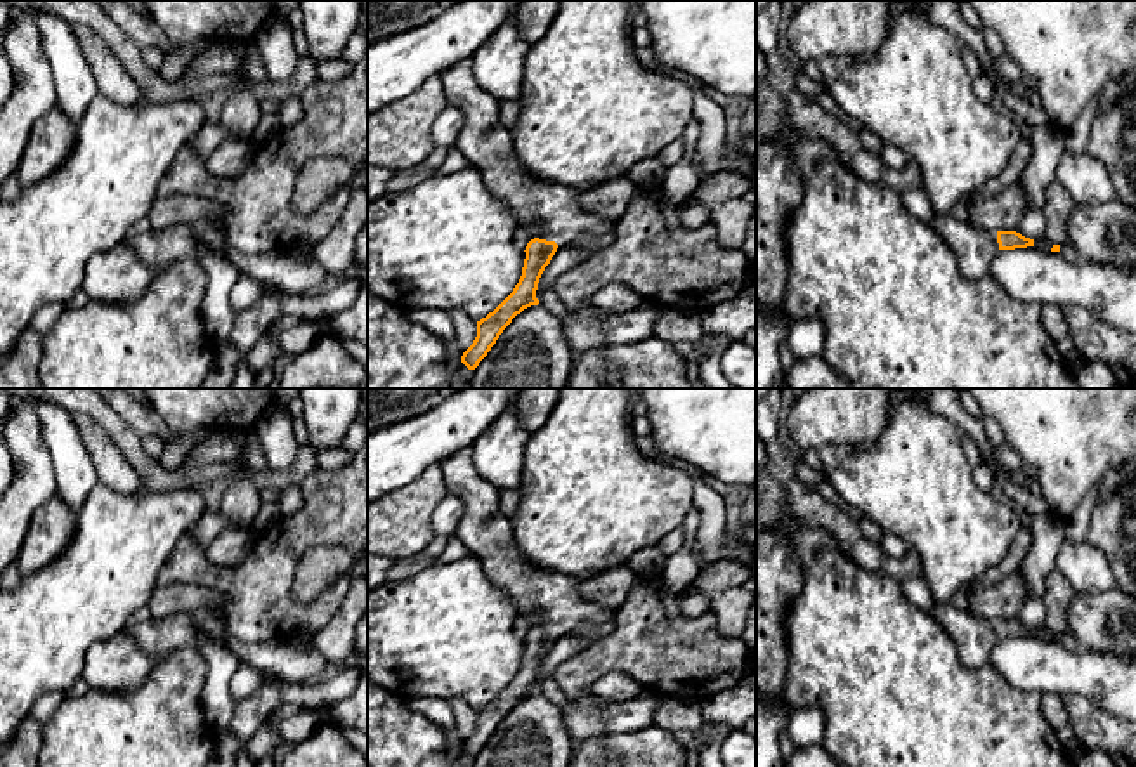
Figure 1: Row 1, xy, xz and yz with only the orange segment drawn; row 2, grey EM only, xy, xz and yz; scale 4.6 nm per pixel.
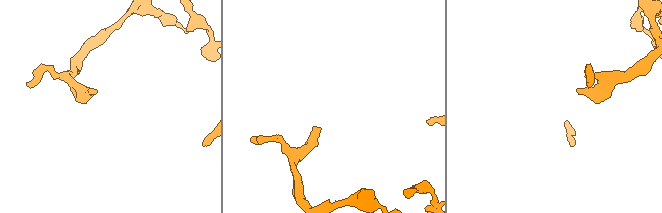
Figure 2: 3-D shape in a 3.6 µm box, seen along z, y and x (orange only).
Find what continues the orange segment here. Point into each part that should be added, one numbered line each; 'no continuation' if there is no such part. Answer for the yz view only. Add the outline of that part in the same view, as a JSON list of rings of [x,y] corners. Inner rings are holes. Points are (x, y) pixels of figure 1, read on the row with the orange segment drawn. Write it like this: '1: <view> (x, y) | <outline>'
1: yz (973, 247) | [[[935,215],[931,226],[954,252],[959,271],[966,279],[975,281],[989,274],[992,260],[999,253],[997,233],[950,215]]]

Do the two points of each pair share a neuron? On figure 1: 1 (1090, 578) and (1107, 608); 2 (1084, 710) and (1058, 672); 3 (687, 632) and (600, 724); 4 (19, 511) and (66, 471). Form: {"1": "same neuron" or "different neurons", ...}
{"1": "different neurons", "2": "different neurons", "3": "different neurons", "4": "different neurons"}

